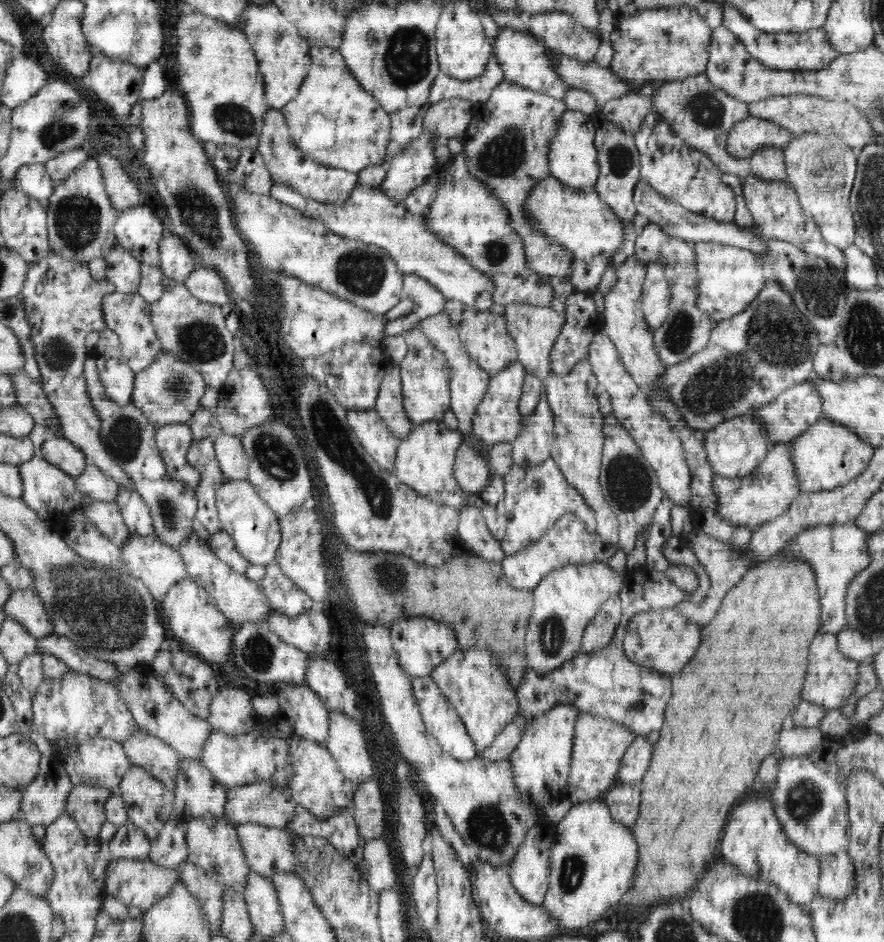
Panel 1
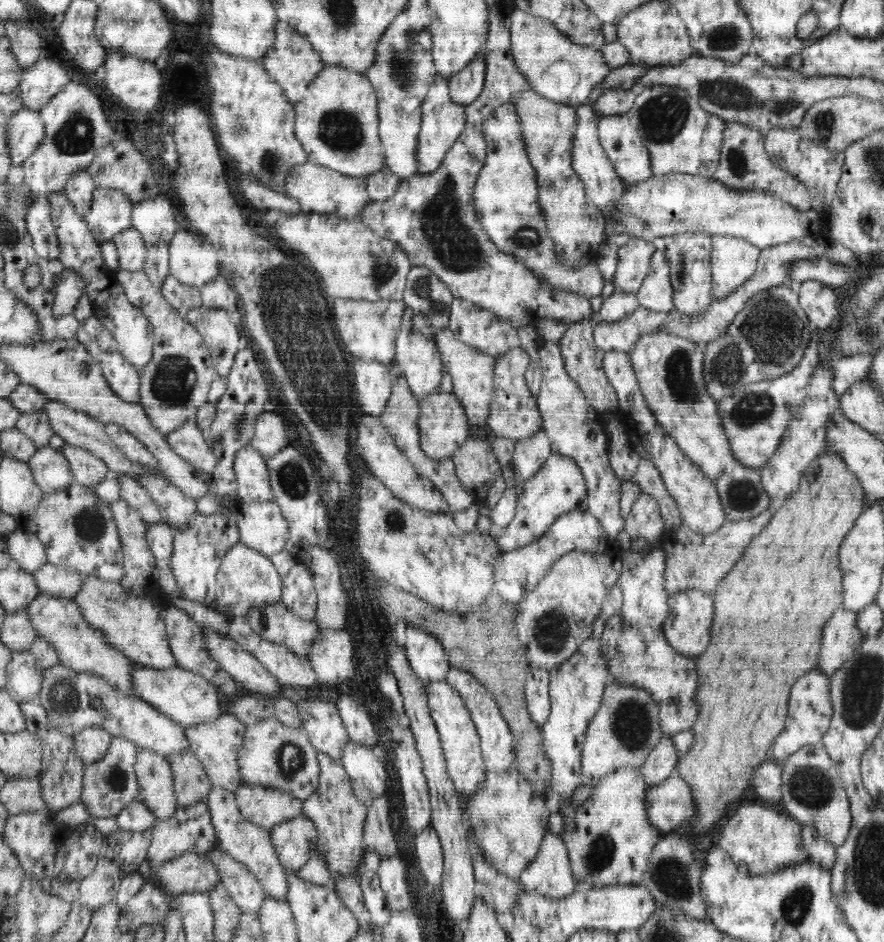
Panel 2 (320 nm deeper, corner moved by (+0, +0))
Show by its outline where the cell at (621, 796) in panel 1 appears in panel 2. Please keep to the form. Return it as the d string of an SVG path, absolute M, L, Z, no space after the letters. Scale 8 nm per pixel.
M677 773L650 787L646 794L646 805L648 819L659 835L682 829L698 812L692 787Z

